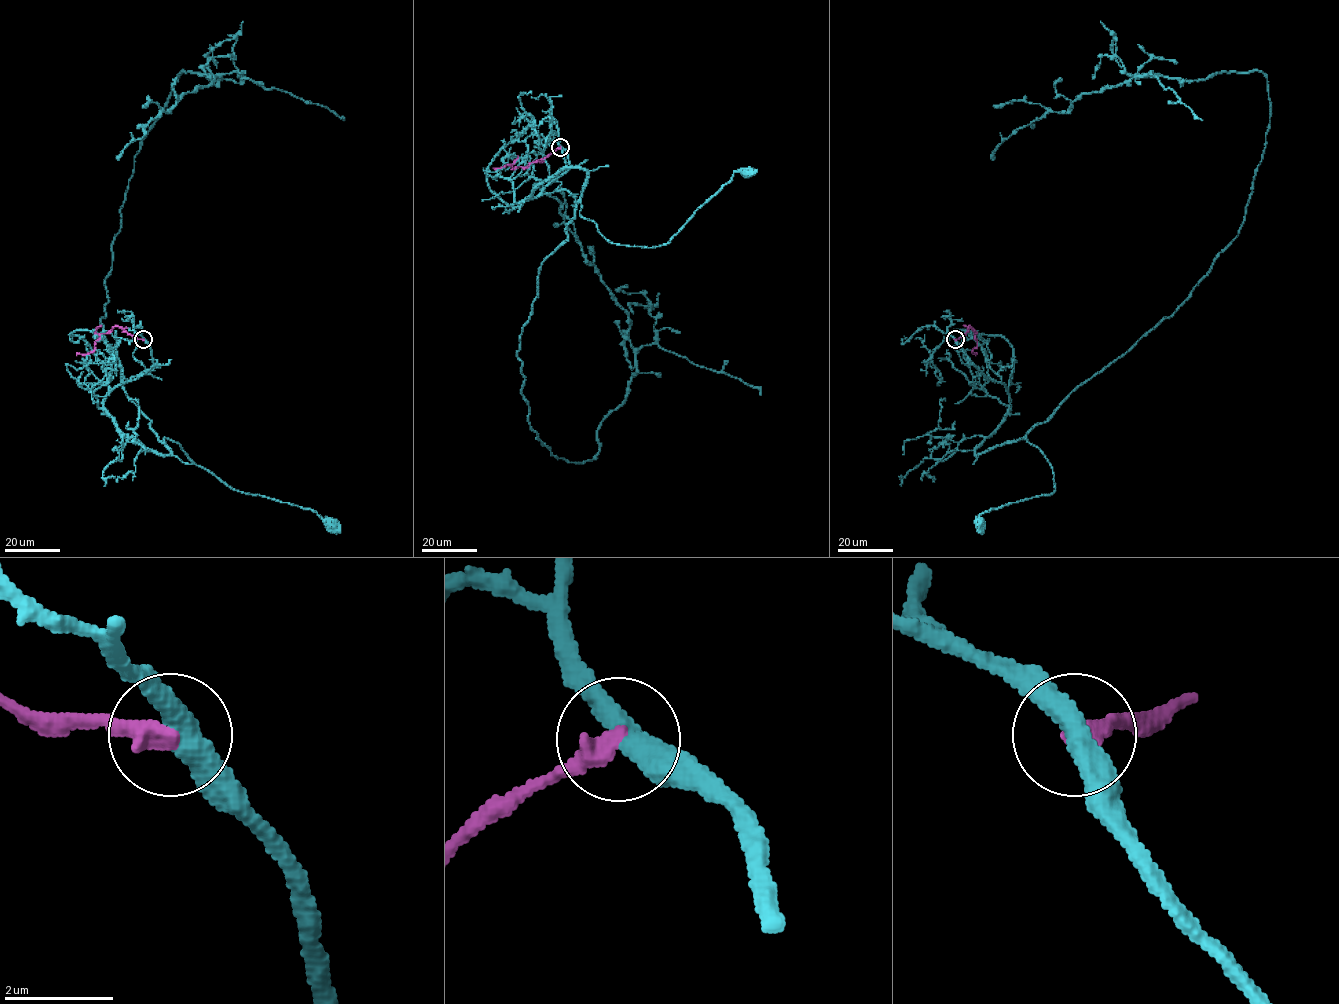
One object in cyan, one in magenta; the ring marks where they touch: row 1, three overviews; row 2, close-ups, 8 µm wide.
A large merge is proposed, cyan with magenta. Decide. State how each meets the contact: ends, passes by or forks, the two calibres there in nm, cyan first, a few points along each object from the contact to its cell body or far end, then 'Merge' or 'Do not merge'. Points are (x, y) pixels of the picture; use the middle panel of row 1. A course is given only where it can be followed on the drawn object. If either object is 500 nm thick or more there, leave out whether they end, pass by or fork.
At the ring cyan passes by. At the ring magenta ends. Thickness 440 nm (cyan) against 360 nm. Course of cyan: (560, 147), (569, 167), (521, 202), (582, 168), (579, 214), (618, 244), (666, 244), (747, 173). Course of magenta: (560, 147), (527, 167), (511, 169), (508, 165), (493, 168). Do not merge

